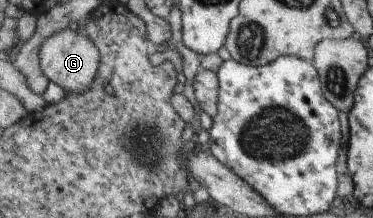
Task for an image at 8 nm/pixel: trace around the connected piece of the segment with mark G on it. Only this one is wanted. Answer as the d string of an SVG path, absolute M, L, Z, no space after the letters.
M66 27L43 42L40 58L48 80L63 86L69 95L85 91L95 81L99 73L101 52L99 46L88 35Z

